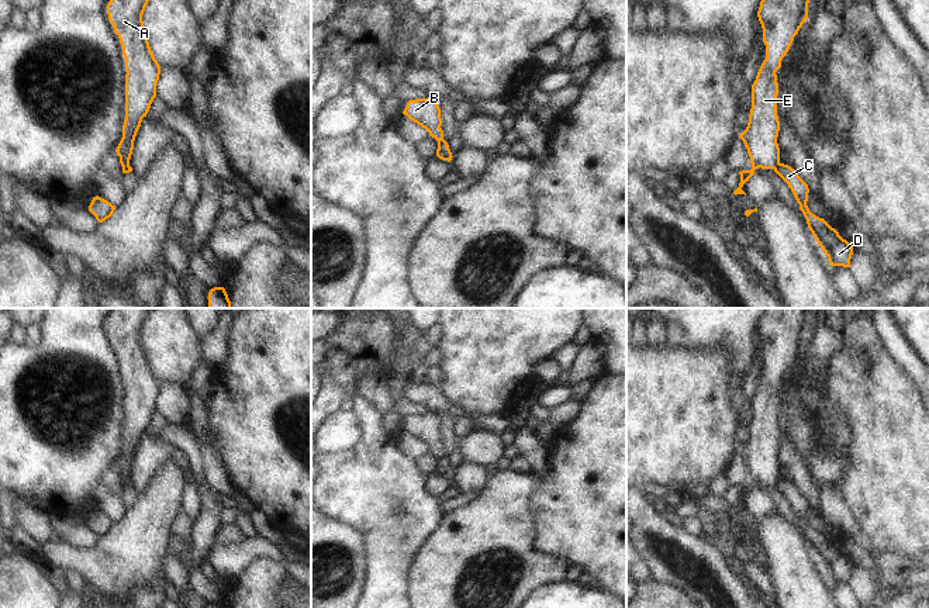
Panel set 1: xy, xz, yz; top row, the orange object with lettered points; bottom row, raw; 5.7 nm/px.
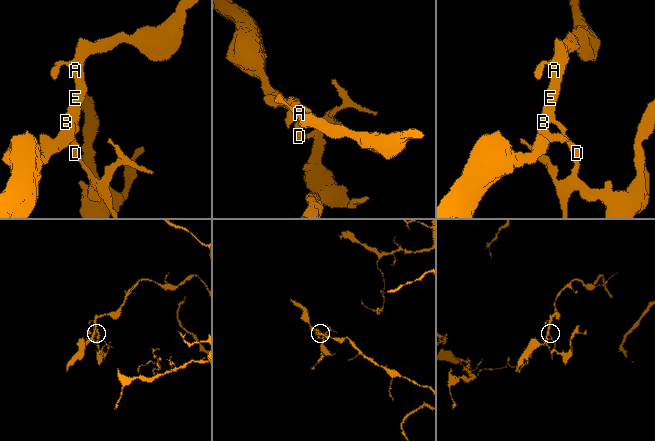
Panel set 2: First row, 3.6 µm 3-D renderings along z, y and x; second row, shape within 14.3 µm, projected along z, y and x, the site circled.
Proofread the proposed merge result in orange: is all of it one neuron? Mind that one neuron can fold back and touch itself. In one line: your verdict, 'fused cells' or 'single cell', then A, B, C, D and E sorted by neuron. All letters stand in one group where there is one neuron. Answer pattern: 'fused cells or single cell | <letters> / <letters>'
fused cells | A B E / C D

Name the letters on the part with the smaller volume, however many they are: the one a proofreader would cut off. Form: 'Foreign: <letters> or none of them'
Foreign: C, D

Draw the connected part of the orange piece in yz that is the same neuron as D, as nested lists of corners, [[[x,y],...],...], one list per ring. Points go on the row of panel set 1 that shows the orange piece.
[[[778,163],[774,172],[788,184],[800,210],[802,211],[808,228],[822,248],[830,266],[850,267],[850,259],[853,255],[853,246],[843,239],[839,232],[832,228],[823,218],[812,214],[807,205],[808,201],[808,184],[795,173],[795,170],[784,163]]]

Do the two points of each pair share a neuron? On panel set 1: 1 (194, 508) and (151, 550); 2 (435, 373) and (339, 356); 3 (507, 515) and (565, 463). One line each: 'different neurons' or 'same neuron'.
1: different neurons
2: same neuron
3: different neurons

